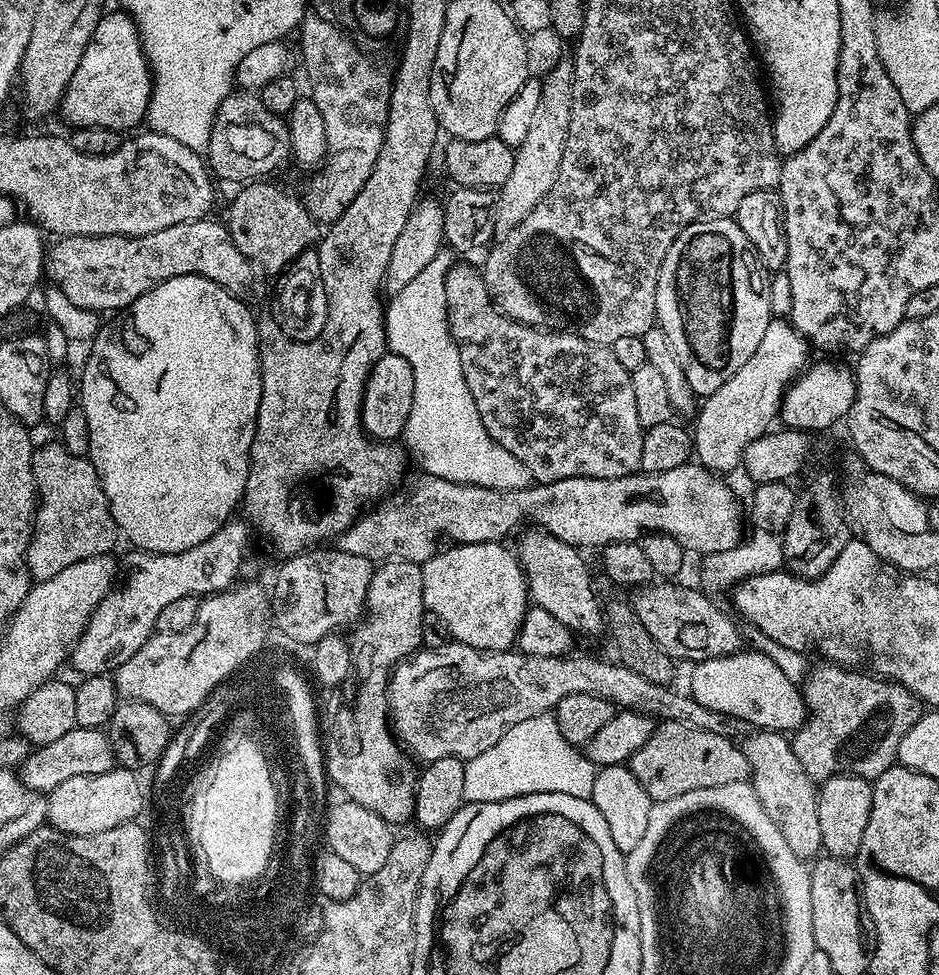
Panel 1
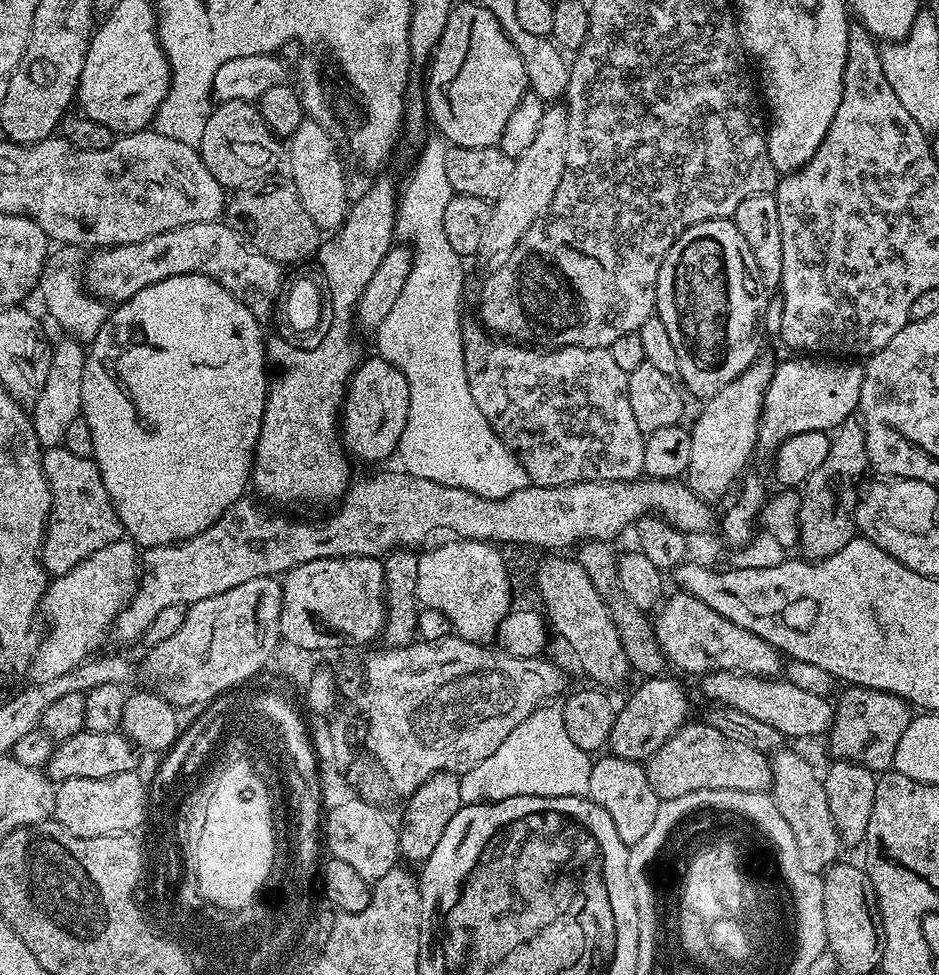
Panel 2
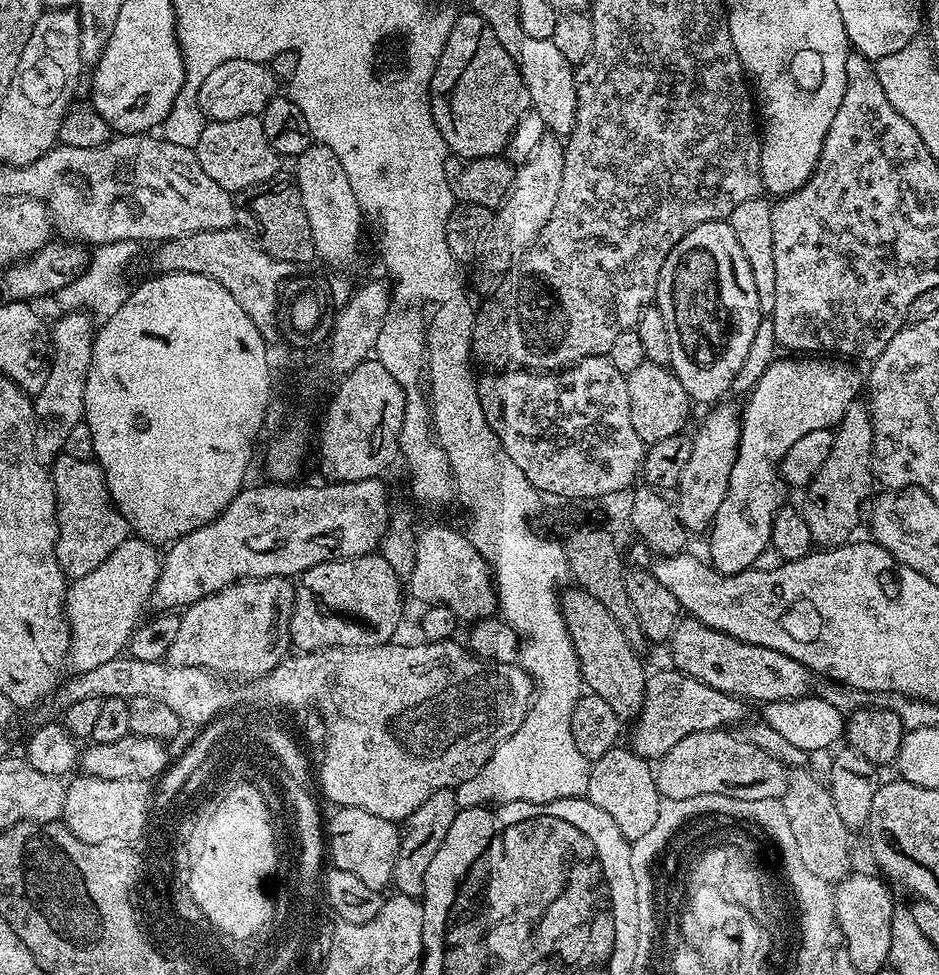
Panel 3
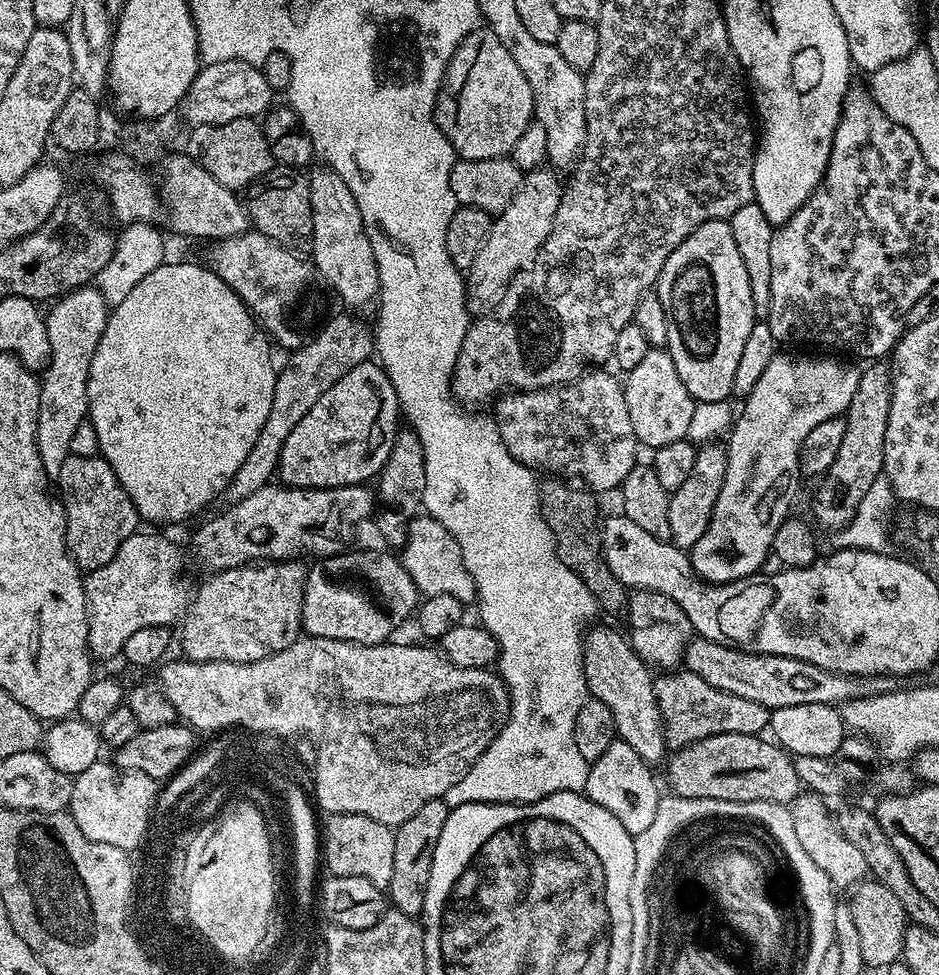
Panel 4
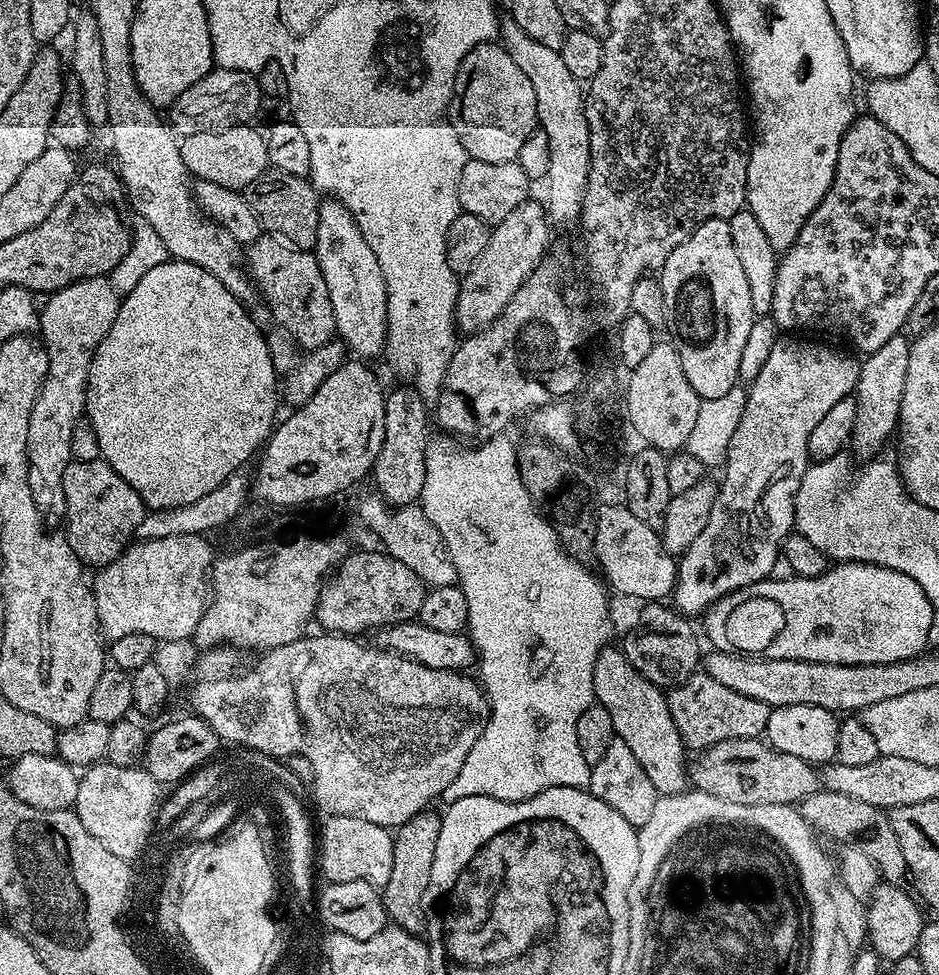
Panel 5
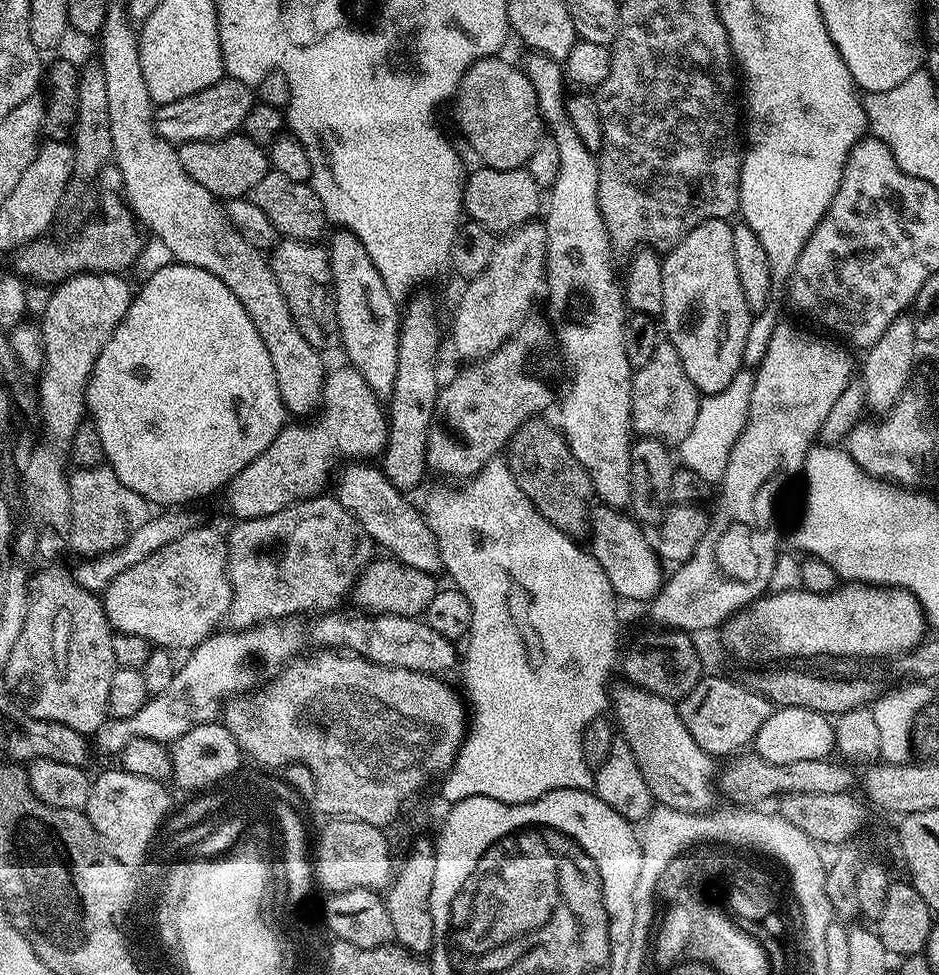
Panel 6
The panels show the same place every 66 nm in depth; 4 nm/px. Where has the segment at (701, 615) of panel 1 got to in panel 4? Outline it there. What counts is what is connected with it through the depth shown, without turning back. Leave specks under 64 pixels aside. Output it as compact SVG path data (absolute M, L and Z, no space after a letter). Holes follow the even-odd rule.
M699 638L688 641L682 664L687 671L710 682L710 686L718 686L718 690L726 690L726 694L738 694L738 698L750 698L750 702L762 702L762 706L769 710L811 704L839 706L846 700L870 698L894 692L898 687L895 676L843 676L837 672L822 670L822 666L802 662L798 658L745 652L730 644Z

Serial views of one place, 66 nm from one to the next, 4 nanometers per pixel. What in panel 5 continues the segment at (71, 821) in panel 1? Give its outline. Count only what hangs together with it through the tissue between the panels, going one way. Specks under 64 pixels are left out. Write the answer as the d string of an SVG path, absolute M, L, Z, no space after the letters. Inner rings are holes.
M99 762L85 767L78 782L78 798L74 805L76 817L110 850L123 860L129 860L157 823L162 803L162 786L142 766L118 766Z

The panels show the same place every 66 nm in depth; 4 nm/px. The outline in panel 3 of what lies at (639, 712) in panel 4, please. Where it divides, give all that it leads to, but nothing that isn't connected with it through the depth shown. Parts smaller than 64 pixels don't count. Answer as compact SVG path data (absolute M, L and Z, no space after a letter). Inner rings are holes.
M572 586L568 593L565 591L560 598L560 609L566 622L566 630L570 634L570 642L574 642L574 650L578 654L580 679L586 685L587 691L591 695L604 699L614 709L614 714L620 716L621 721L631 721L640 712L648 681L646 671L644 672L644 664L640 661L641 653L632 648L630 642L626 642L626 634L622 626L614 622L610 610L606 610L606 606L598 602L598 598L594 598L583 588Z

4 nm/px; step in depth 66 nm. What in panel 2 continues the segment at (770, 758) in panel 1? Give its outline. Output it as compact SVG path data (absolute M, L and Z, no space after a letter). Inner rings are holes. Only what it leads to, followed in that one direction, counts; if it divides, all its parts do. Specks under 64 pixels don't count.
M781 750L771 757L772 787L770 795L786 818L790 830L794 830L794 842L798 842L798 859L805 870L825 873L837 863L836 856L842 851L840 835L834 826L834 818L830 814L830 802L826 802L824 781L812 769L812 764L804 756L796 752Z

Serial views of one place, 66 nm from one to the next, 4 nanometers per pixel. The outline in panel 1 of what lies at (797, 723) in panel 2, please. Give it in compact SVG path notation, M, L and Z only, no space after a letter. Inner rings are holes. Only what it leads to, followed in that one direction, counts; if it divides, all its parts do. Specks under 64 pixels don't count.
M741 650L729 656L701 660L693 668L696 669L693 670L687 687L690 689L690 695L698 702L702 702L706 710L718 710L718 714L730 714L746 722L753 729L765 732L792 734L804 725L808 708L804 704L803 691L794 682L790 682L790 678L786 678L786 674L782 674L782 670L778 670L778 666L774 666L774 662L770 662L766 654L755 650Z

